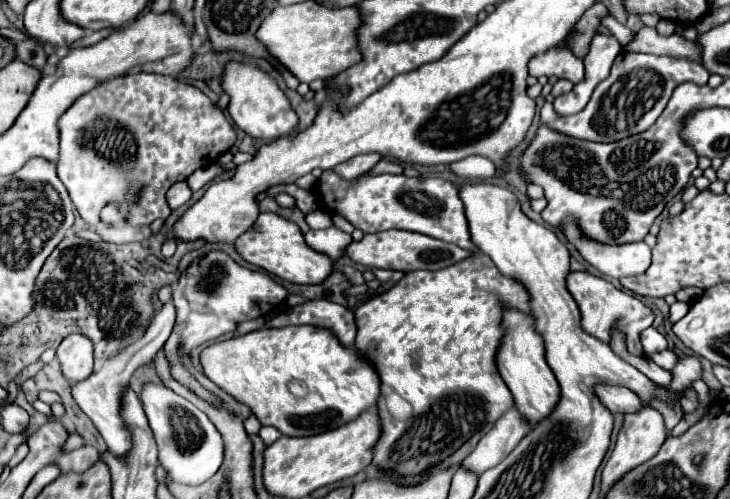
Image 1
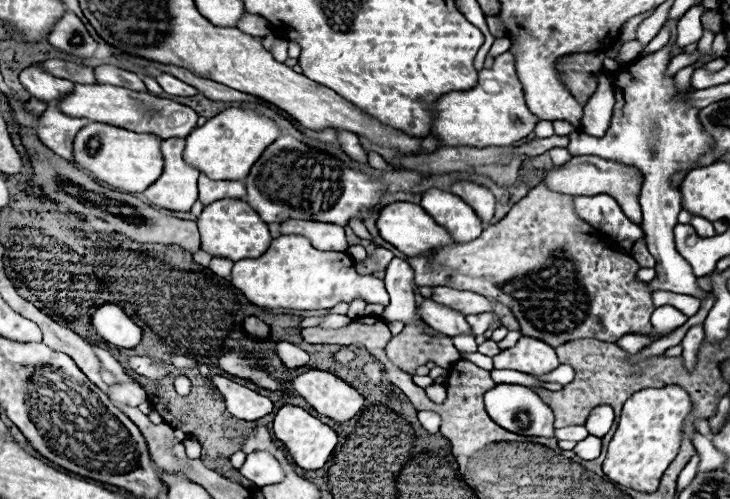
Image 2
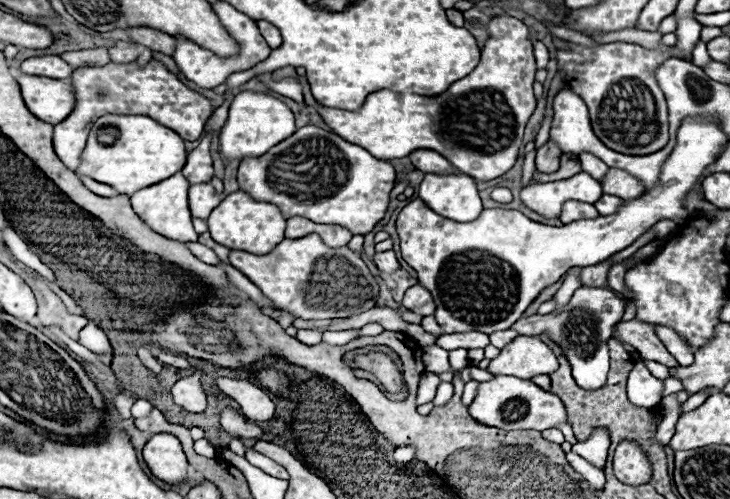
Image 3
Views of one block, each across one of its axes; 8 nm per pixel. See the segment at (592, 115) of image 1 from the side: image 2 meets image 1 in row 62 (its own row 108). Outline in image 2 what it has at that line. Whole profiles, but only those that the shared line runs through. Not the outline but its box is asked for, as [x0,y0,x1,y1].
[567,44,712,300]

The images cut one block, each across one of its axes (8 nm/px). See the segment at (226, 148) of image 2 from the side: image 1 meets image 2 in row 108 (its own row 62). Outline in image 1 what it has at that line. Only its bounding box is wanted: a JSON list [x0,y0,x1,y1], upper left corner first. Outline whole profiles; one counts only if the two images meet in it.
[222,60,298,142]

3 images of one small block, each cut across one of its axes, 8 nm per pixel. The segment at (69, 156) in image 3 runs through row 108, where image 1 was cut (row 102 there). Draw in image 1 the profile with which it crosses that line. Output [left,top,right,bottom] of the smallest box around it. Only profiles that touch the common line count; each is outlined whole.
[56,74,236,226]

